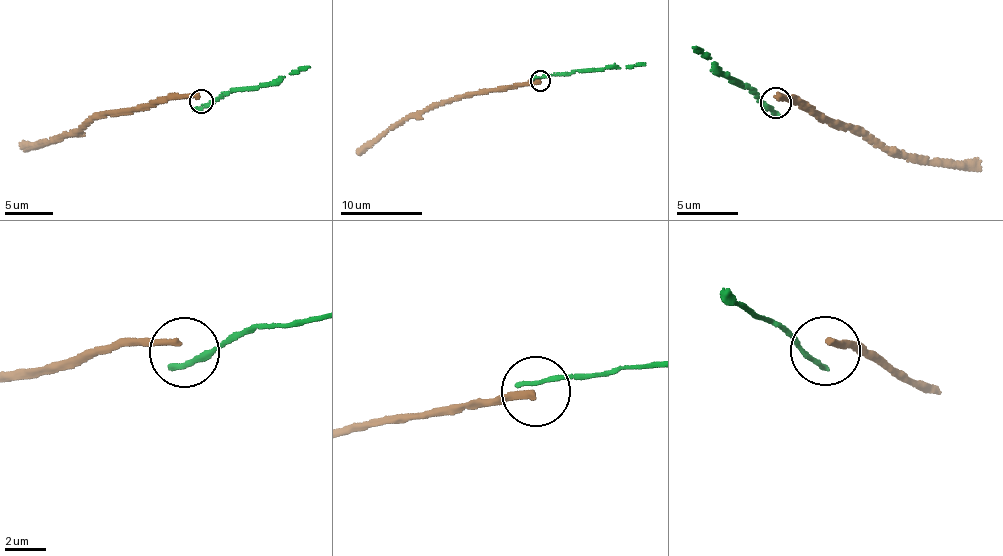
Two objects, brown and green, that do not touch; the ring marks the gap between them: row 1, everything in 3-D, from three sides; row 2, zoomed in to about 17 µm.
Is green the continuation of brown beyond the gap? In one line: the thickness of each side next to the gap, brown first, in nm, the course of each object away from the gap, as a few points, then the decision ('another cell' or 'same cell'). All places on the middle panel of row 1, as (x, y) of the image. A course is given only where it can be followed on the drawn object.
calibres 320 and 320 nm; course brown (539, 81), (433, 103), (364, 144), (358, 151); course green (540, 77), (645, 63); another cell

